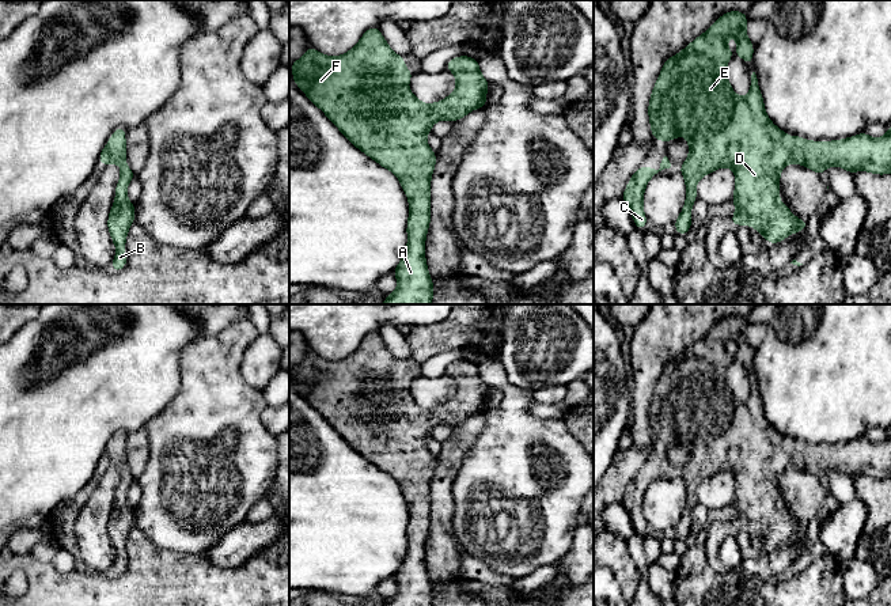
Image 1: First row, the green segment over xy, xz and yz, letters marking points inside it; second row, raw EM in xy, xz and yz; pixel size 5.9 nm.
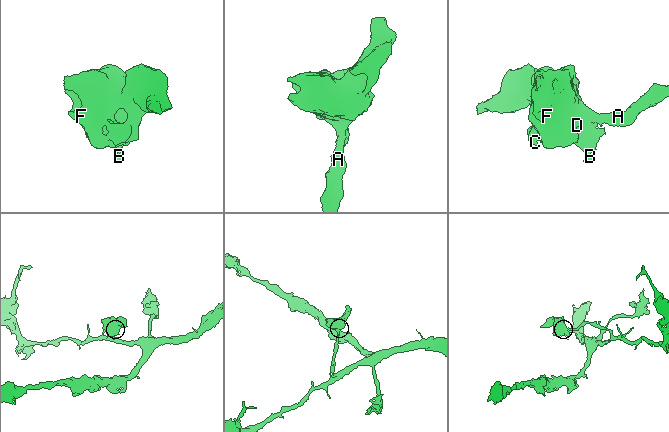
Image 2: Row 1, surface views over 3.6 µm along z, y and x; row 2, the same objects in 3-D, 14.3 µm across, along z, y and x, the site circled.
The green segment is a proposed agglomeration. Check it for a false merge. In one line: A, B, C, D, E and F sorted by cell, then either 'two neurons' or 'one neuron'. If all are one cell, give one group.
groups A B C D E F; one neuron

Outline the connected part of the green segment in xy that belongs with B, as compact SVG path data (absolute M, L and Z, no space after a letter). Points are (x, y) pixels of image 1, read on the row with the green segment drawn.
M118 126L117 130L111 133L111 137L101 152L98 160L105 166L109 163L118 163L121 166L121 178L115 186L115 201L107 220L107 227L117 249L117 254L111 262L114 273L120 272L128 262L126 254L124 253L124 249L126 247L125 239L130 224L134 221L134 204L128 200L126 188L136 175L125 162L125 133L126 129Z

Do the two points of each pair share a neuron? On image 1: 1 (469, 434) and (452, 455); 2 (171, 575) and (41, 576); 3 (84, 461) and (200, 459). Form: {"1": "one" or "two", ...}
{"1": "one", "2": "one", "3": "two"}

